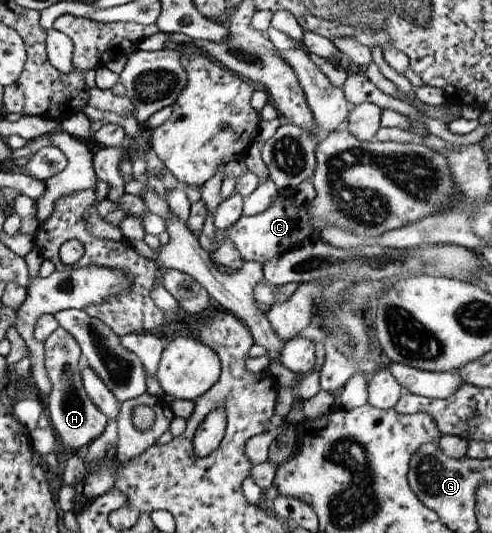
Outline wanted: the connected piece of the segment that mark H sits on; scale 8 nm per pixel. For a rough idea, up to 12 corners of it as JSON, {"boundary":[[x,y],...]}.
{"boundary":[[58,327],[44,345],[48,422],[83,450],[105,415],[82,386],[82,356]]}

